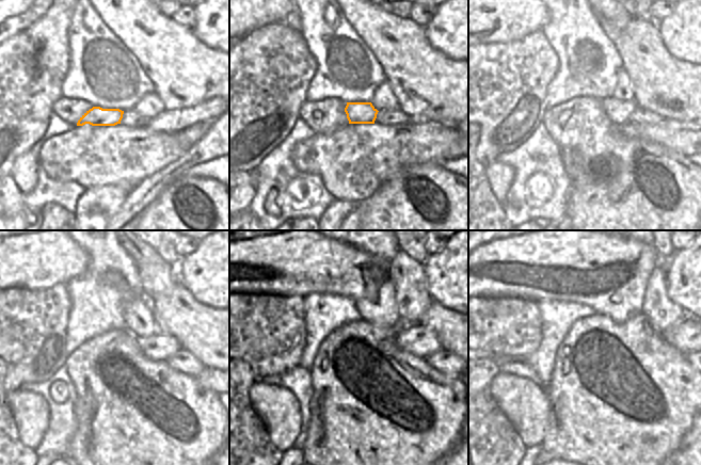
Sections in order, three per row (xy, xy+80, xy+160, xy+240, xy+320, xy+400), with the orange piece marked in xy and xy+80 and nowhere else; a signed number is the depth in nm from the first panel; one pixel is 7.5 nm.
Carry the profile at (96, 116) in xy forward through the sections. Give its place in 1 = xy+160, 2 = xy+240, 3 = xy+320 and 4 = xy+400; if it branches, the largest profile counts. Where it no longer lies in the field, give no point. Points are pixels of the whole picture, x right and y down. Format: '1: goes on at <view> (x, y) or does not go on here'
1: goes on at xy+160 (618, 111)
2: goes on at xy+240 (159, 347)
3: goes on at xy+320 (415, 339)
4: goes on at xy+400 (685, 336)

